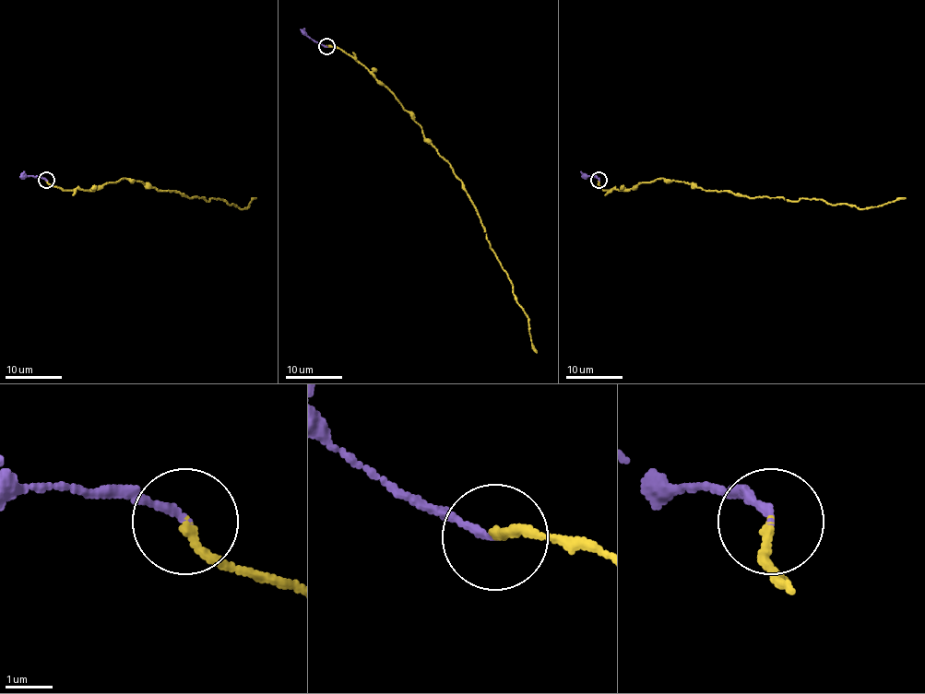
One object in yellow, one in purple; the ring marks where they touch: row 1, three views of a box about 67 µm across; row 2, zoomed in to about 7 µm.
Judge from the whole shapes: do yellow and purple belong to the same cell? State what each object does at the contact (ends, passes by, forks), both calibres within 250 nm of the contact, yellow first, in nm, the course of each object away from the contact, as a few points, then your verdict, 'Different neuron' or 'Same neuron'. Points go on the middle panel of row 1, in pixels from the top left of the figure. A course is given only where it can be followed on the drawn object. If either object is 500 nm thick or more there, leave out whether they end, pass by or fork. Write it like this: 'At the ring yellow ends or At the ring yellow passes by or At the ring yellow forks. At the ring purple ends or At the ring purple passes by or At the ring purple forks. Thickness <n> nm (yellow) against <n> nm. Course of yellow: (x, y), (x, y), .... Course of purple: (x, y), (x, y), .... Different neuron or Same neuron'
At the ring yellow ends. At the ring purple ends. Thickness 200 nm (yellow) against 140 nm. Course of yellow: (326, 46), (344, 51), (389, 90), (462, 182), (487, 241), (513, 287), (514, 299), (526, 313), (537, 353). Course of purple: (326, 46), (306, 35), (304, 28). Same neuron

